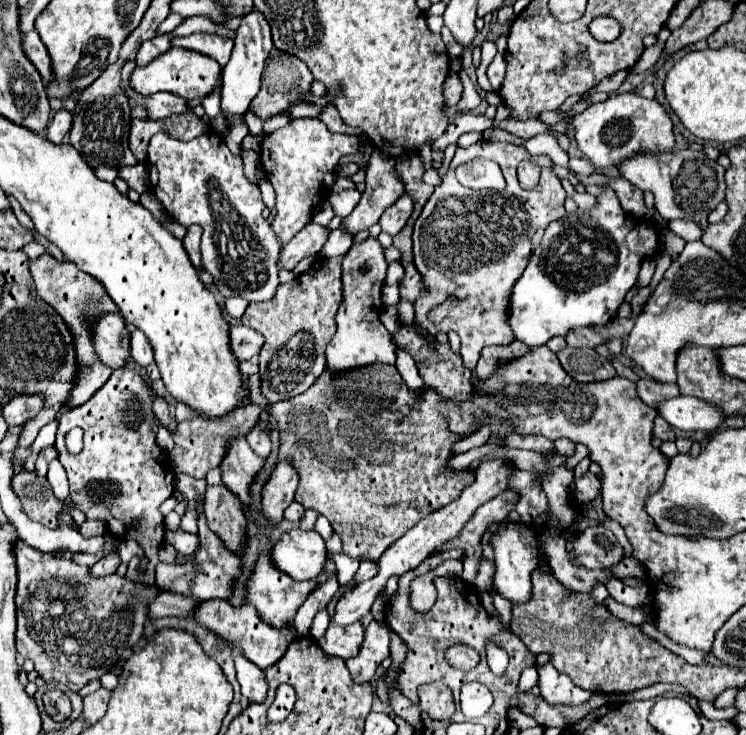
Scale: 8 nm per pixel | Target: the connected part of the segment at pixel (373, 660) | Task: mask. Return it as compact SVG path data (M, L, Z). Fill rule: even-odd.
M372 621L366 627L366 637L360 647L360 653L354 659L346 661L346 667L356 683L364 683L372 679L378 665L390 655L388 645L390 645L388 625L380 625Z

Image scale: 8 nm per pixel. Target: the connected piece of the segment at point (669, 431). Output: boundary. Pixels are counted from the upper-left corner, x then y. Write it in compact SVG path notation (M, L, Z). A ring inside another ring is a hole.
M654 419L654 437L658 437L660 441L674 441L674 429L668 425L668 423L664 423L664 419Z

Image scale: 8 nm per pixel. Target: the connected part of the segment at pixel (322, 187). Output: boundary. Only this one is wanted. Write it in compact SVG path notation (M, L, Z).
M294 119L286 127L266 135L262 141L260 165L276 189L276 217L272 229L282 239L292 239L312 217L320 201L324 201L334 185L334 167L344 155L360 151L360 141L350 135L330 133L318 119Z

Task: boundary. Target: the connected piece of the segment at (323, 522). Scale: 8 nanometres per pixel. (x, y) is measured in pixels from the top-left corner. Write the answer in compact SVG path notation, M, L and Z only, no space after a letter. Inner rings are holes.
M318 515L316 525L314 525L314 531L316 531L318 535L322 535L322 539L328 539L328 537L334 533L332 525L330 525L330 523L328 523L328 519L324 519L322 515Z

